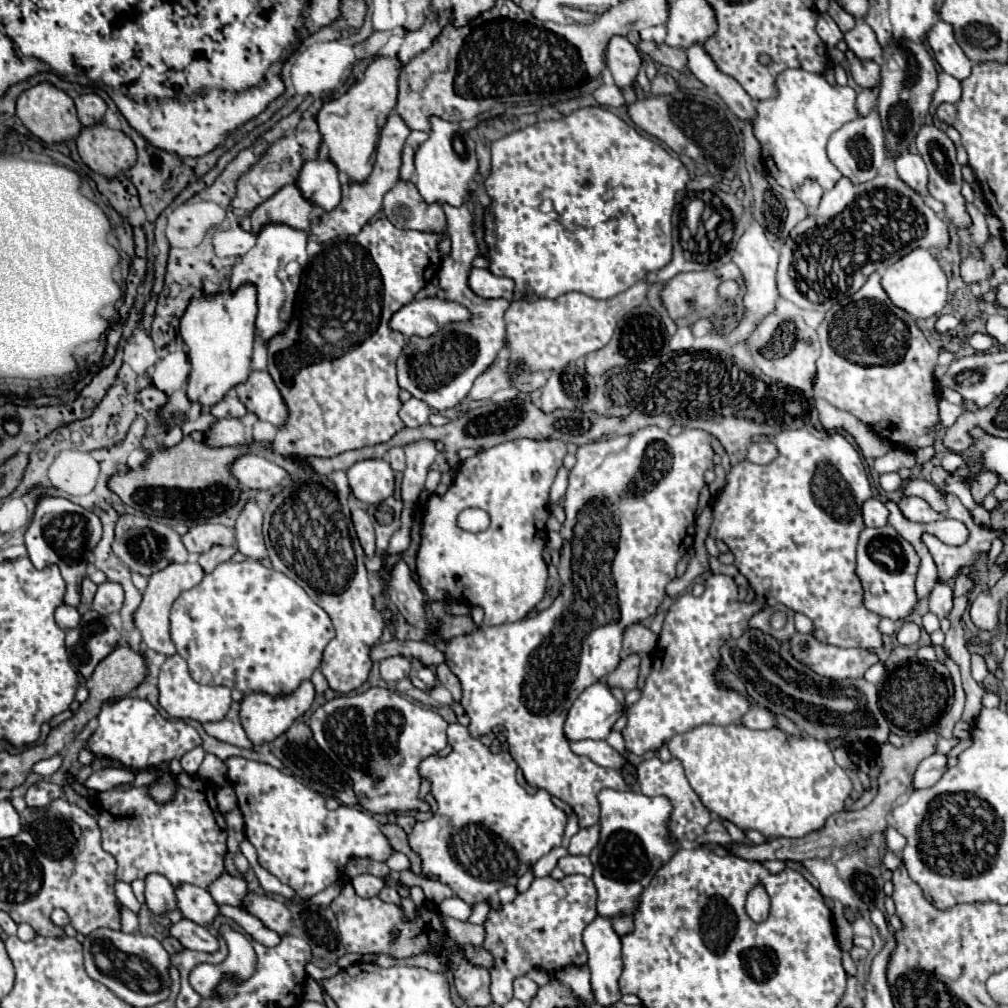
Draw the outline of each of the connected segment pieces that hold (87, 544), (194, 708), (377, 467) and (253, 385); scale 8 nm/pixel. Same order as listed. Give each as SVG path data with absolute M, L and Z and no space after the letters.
M40 496L34 518L26 530L26 548L28 548L28 558L32 564L42 570L50 562L54 562L62 578L66 580L66 598L64 602L70 606L78 606L80 602L80 582L86 576L86 552L90 552L96 544L98 538L102 536L102 524L98 522L98 516L92 514L90 510L84 510L82 506L60 498L60 496Z
M178 654L166 658L166 662L160 668L158 674L158 690L160 690L160 706L172 716L180 720L198 720L198 722L216 722L226 716L232 704L230 688L226 686L202 686L194 682L194 678L188 672L186 660Z
M360 460L348 470L354 496L364 504L378 504L394 494L396 478L386 460Z
M252 370L248 380L236 386L236 392L248 412L254 412L260 420L274 426L282 426L282 422L286 422L286 404L268 372Z

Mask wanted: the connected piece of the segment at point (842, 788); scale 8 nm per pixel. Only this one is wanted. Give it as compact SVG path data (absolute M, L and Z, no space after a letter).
M702 724L684 734L676 734L668 742L668 748L682 762L690 786L710 812L734 822L742 830L758 830L766 838L802 838L808 832L820 830L828 816L844 810L844 802L852 792L848 774L834 762L832 750L824 740L792 736L780 728L750 730L742 724Z

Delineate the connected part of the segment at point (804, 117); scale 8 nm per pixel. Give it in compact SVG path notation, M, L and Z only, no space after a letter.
M802 68L794 70L784 70L776 78L776 90L778 94L768 100L760 100L756 104L756 118L752 120L754 126L754 136L762 146L762 162L766 172L786 190L798 190L806 178L816 180L824 190L830 190L838 178L842 178L842 172L828 160L826 154L826 142L838 126L854 120L858 116L854 102L856 102L856 92L850 86L830 86L822 74L806 72Z

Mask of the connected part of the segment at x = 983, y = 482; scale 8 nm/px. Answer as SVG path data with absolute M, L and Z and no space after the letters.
M982 472L982 474L980 474L978 478L974 478L974 482L970 482L970 484L972 484L974 500L976 500L976 502L982 502L984 496L990 494L990 492L996 488L998 476L992 474L992 472Z

